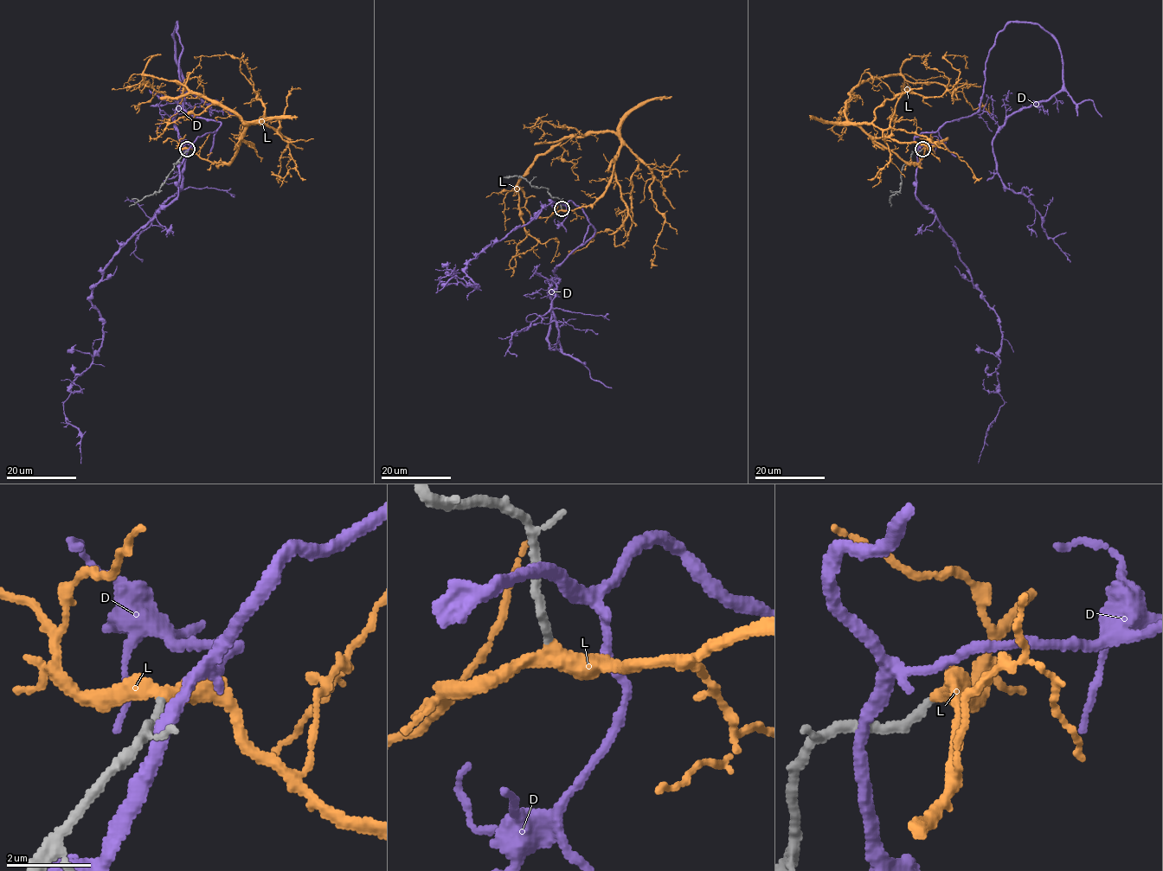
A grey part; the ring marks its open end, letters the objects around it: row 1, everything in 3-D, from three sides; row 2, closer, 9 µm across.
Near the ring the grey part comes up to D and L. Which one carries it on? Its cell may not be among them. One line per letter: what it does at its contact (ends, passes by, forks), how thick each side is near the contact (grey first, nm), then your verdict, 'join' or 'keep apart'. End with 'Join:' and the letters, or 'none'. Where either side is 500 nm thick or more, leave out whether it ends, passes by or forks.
D: it passes by; 180 nm thick on the grey side, 320 nm on the other; keep apart
L: it passes by; 190 nm thick on the grey side, 360 nm on the other; join
Join: L

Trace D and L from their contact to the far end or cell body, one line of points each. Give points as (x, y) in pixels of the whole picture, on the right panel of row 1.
D: (917, 150), (979, 108), (995, 37), (1037, 23), (1063, 87), (1007, 118), (996, 169), (1070, 261)
L: (922, 149), (907, 163), (871, 139), (846, 118), (850, 93), (902, 74), (960, 92), (973, 109), (989, 104)

